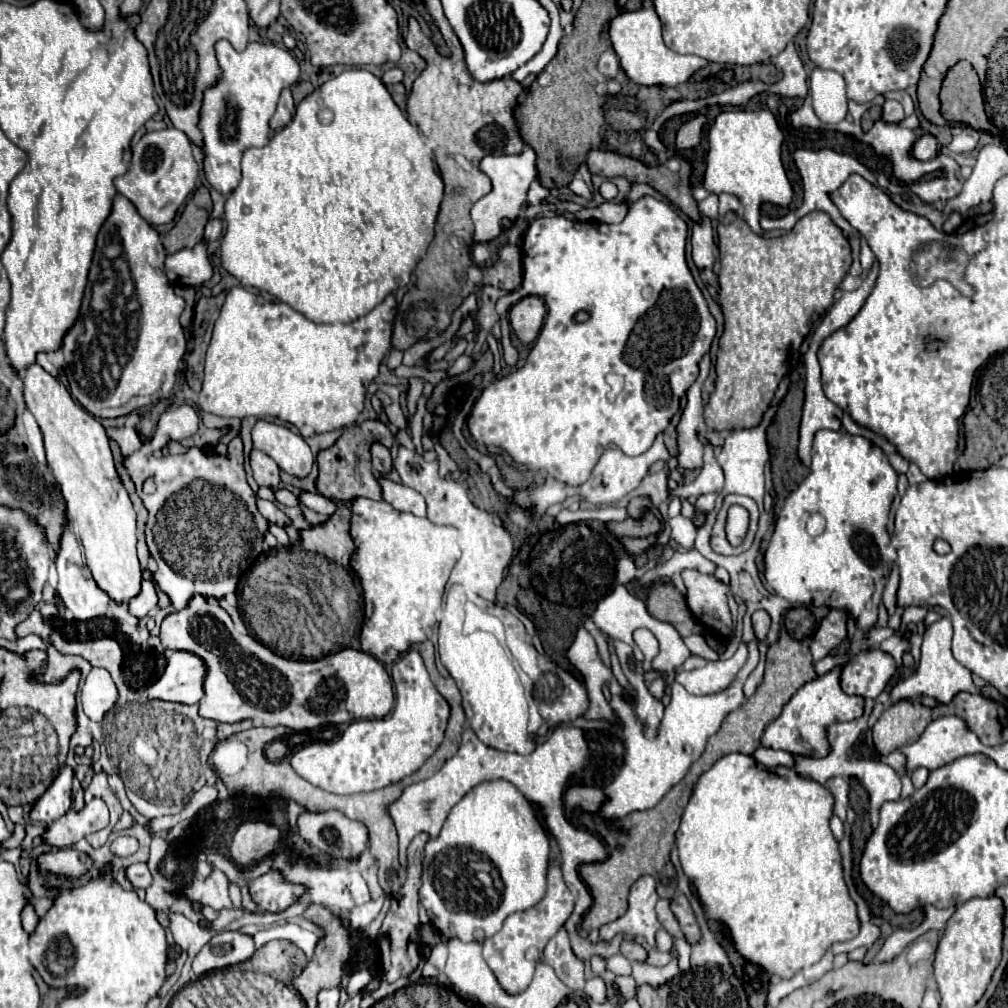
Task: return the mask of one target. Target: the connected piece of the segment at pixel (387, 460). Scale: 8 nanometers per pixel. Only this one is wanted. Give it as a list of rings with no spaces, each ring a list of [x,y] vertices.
[[[372,444],[372,466],[376,476],[386,476],[392,470],[392,456],[390,450],[382,444]]]

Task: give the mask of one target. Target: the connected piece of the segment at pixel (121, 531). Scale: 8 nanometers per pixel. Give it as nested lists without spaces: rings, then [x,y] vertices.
[[[38,364],[28,368],[22,382],[26,406],[44,434],[48,466],[52,468],[68,506],[72,534],[84,548],[94,582],[116,604],[126,604],[140,594],[142,582],[142,570],[136,558],[136,512],[116,474],[106,430],[92,414],[72,400],[64,384]]]

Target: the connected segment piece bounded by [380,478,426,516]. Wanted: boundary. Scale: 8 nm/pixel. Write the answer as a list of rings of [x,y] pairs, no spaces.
[[[380,478],[380,486],[382,486],[384,500],[388,504],[392,504],[396,510],[410,512],[410,514],[416,514],[416,516],[426,516],[424,498],[416,490],[402,486],[402,484],[396,484],[392,480],[386,480],[386,478]]]

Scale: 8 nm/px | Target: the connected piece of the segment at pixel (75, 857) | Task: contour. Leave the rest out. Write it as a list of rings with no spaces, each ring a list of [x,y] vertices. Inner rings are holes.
[[[52,850],[44,856],[38,858],[40,862],[40,870],[42,872],[54,872],[60,876],[68,876],[72,880],[76,880],[78,876],[82,876],[90,866],[92,860],[76,850]]]

